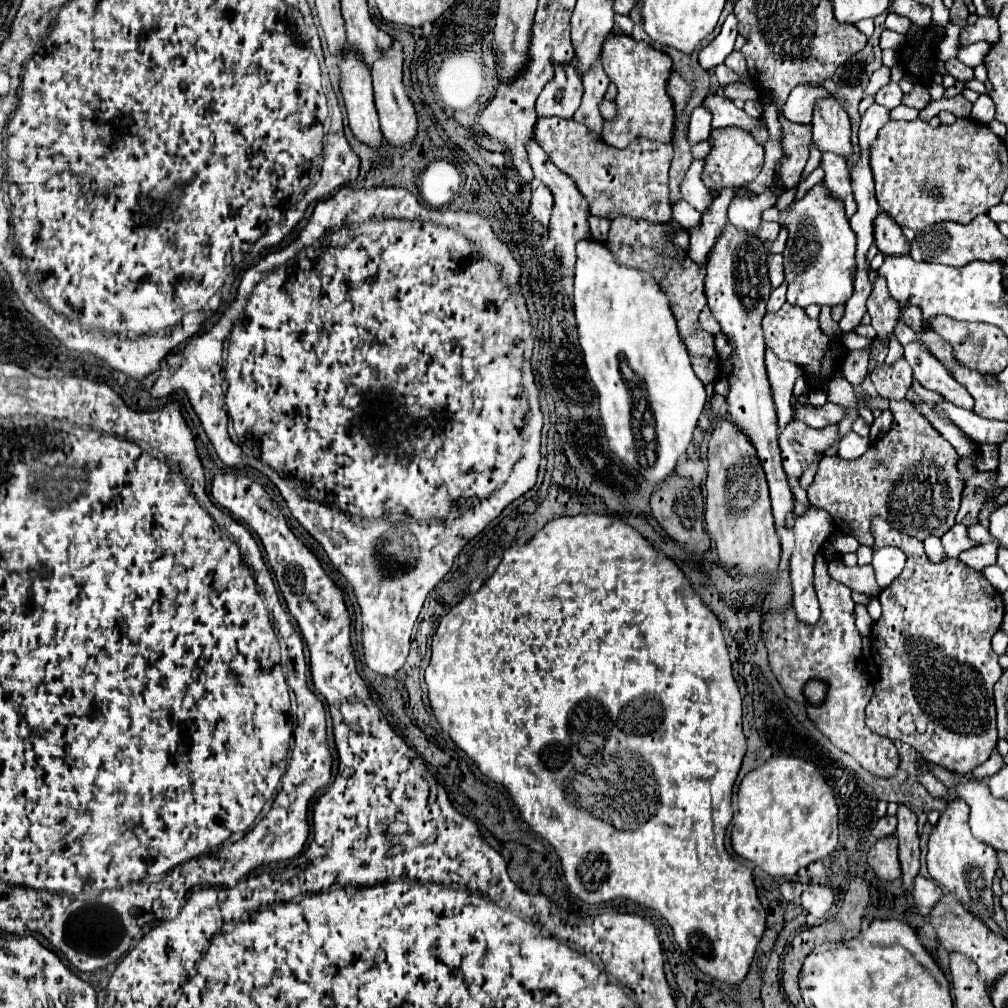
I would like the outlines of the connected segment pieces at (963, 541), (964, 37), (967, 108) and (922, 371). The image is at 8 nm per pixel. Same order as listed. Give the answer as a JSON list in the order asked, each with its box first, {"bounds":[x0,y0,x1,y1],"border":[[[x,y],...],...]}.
[{"bounds":[941,523,978,556],"border":[[[956,523],[949,532],[943,534],[941,542],[943,542],[943,548],[945,548],[945,552],[947,552],[949,556],[959,556],[963,550],[978,545],[976,542],[971,542],[971,540],[967,538],[967,528],[958,523]]]},{"bounds":[961,16,999,46],"border":[[[981,16],[977,20],[977,24],[967,26],[961,32],[961,46],[979,42],[979,40],[987,40],[991,44],[995,44],[999,40],[999,28],[997,28],[997,20],[989,18],[989,16]]]},{"bounds":[921,94,973,120],"border":[[[957,94],[953,98],[933,100],[925,110],[921,110],[921,120],[931,120],[933,116],[937,116],[939,110],[953,112],[957,118],[971,118],[971,108],[973,108],[973,104],[969,100],[965,100],[961,94]]]},{"bounds":[905,344,973,410],"border":[[[921,344],[905,346],[905,360],[911,364],[913,376],[925,388],[943,394],[955,406],[973,410],[973,398],[969,396],[969,392],[965,392],[965,388],[961,388],[961,384],[957,384],[953,376],[949,376],[945,366],[935,356],[929,356],[929,352],[921,348]]]}]

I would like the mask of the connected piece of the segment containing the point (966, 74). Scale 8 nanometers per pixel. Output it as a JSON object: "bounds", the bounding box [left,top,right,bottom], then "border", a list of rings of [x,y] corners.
{"bounds":[945,58,973,82],"border":[[[949,58],[949,60],[945,60],[945,68],[947,68],[947,72],[949,72],[953,78],[957,78],[957,80],[961,80],[961,82],[973,78],[973,68],[965,66],[965,64],[959,62],[957,58]]]}

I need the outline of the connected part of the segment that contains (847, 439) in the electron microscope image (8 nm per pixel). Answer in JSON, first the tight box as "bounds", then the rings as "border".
{"bounds":[839,432,871,460],"border":[[[849,432],[839,442],[839,456],[845,460],[855,460],[855,458],[863,456],[869,450],[869,446],[871,446],[869,438],[861,438],[855,432]]]}

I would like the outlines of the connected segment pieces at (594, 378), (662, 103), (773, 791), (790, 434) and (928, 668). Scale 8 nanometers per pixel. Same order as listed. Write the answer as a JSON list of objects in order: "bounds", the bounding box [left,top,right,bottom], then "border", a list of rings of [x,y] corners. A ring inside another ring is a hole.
[{"bounds":[573,240,707,484],"border":[[[595,240],[577,244],[573,298],[579,344],[589,378],[599,392],[599,416],[609,448],[629,470],[641,470],[631,412],[635,408],[633,388],[639,384],[645,386],[649,412],[655,418],[657,460],[651,468],[643,470],[643,478],[659,484],[675,472],[677,462],[687,454],[699,426],[699,416],[707,406],[705,386],[693,374],[687,350],[677,334],[669,300],[647,272],[619,266],[609,248]],[[623,372],[631,372],[633,382],[627,384]]]},{"bounds":[601,34,675,148],"border":[[[627,34],[607,36],[601,50],[601,62],[609,80],[617,86],[617,118],[605,122],[605,142],[613,148],[627,148],[637,136],[647,140],[671,142],[675,130],[675,108],[667,92],[667,80],[673,72],[673,60],[667,52],[653,48],[643,40],[635,40]]]},{"bounds":[731,756,837,878],"border":[[[773,756],[743,778],[737,798],[738,811],[731,821],[732,849],[767,874],[791,878],[799,868],[835,850],[837,802],[811,762],[795,756]]]},{"bounds":[779,420,839,480],"border":[[[791,420],[779,434],[779,448],[785,474],[791,480],[799,480],[801,474],[813,464],[813,460],[823,456],[827,448],[833,446],[837,440],[839,424],[829,424],[817,430],[803,422]]]},{"bounds":[865,518,1005,774],"border":[[[881,518],[873,520],[871,530],[875,536],[873,550],[881,546],[897,546],[907,554],[907,564],[879,594],[883,614],[871,630],[871,654],[879,670],[879,680],[865,710],[867,726],[879,736],[911,744],[933,764],[957,774],[971,774],[977,766],[989,760],[999,740],[993,686],[1001,678],[1003,668],[991,648],[991,638],[1001,628],[1005,614],[1001,594],[979,570],[969,568],[959,558],[931,562],[925,554],[923,542],[891,528]]]}]

